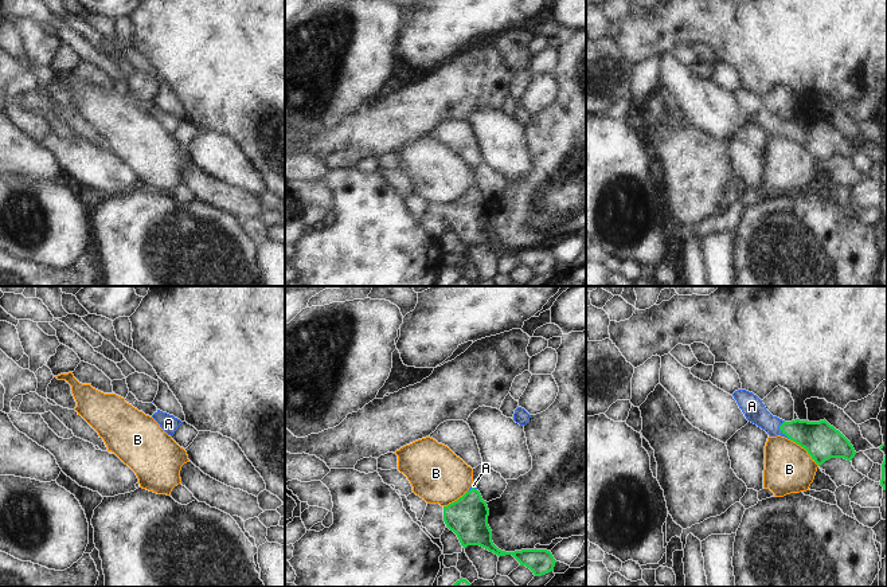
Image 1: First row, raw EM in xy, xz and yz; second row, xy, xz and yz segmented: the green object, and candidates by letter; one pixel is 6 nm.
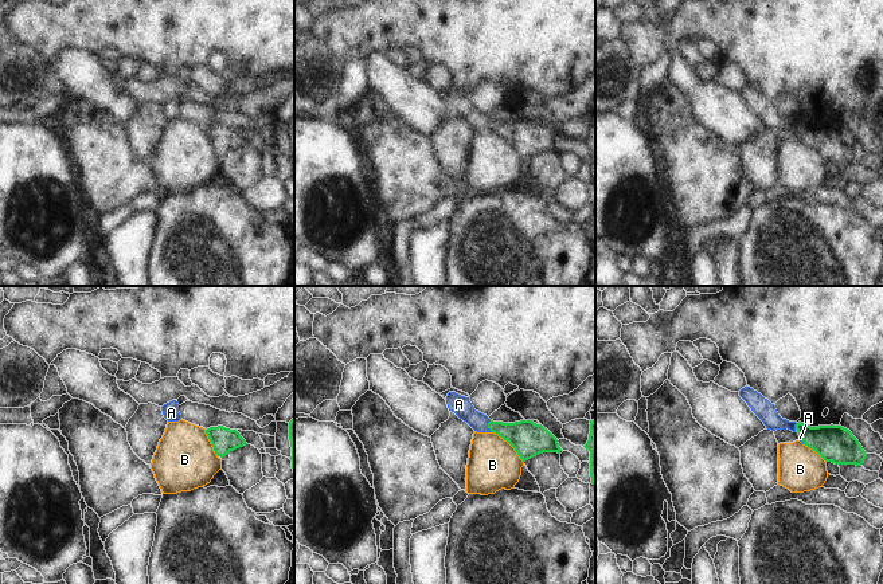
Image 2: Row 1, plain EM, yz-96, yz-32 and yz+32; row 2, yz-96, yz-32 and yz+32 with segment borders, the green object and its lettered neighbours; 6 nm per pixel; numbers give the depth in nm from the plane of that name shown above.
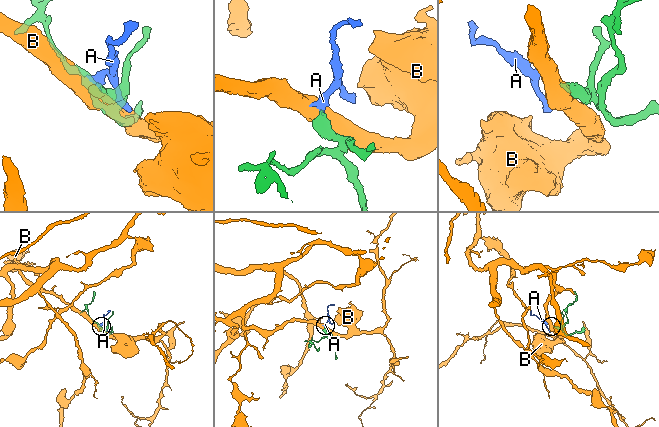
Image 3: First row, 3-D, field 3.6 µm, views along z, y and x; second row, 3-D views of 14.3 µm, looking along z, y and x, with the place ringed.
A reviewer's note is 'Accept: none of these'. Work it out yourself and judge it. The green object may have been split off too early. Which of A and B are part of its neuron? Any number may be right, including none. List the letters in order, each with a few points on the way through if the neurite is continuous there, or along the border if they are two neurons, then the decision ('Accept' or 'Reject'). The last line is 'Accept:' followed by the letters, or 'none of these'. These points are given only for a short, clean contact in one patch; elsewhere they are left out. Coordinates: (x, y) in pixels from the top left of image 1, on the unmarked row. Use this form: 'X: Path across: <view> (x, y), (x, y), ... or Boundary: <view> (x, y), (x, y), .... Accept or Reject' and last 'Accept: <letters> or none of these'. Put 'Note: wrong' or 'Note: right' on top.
Note: wrong
A: Path across: yz (821, 140), (797, 129), (781, 129), (770, 124), (751, 105). Accept
B: Boundary: yz (789, 137), (798, 143), (819, 164). Reject
Accept: A.

